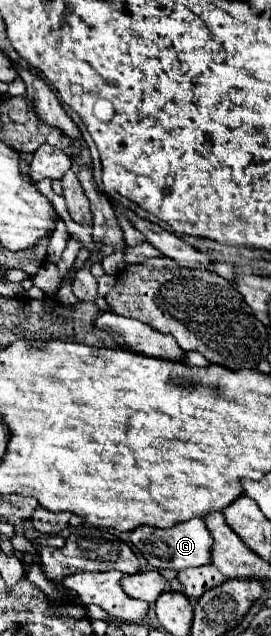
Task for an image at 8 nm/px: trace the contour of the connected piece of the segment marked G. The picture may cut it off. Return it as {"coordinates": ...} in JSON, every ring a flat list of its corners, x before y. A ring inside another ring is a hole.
{"coordinates":[[200,517,192,521,178,523,170,529,156,529,156,527,138,527,130,533,130,539,134,547,144,555,144,559,154,567,154,569,174,569,182,571,188,567,202,567,210,563,210,549,212,549,212,535,204,521]]}

